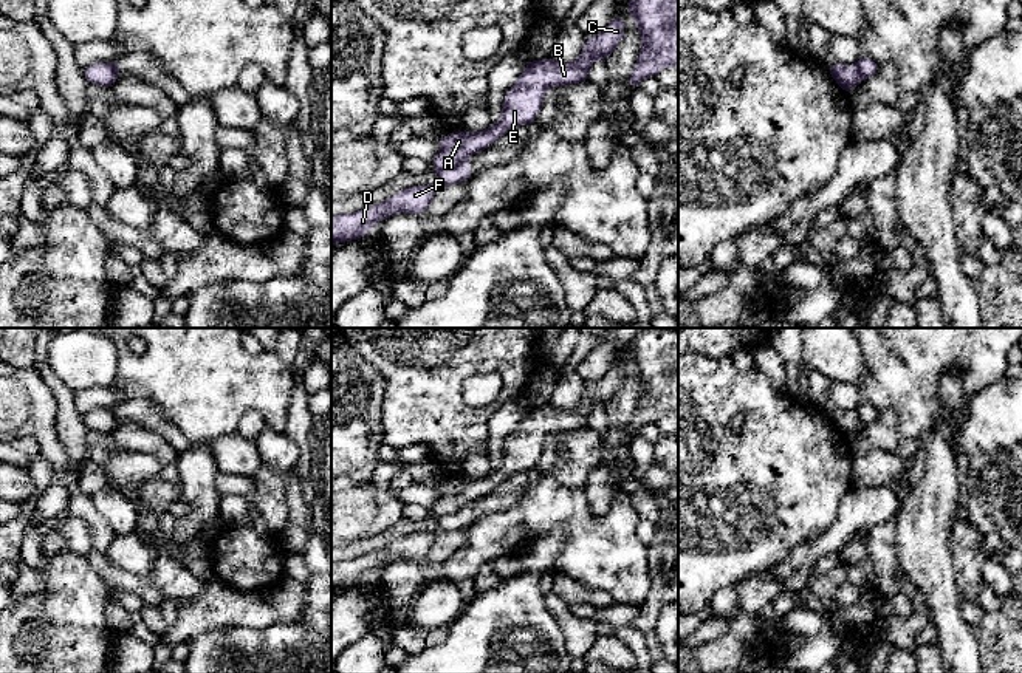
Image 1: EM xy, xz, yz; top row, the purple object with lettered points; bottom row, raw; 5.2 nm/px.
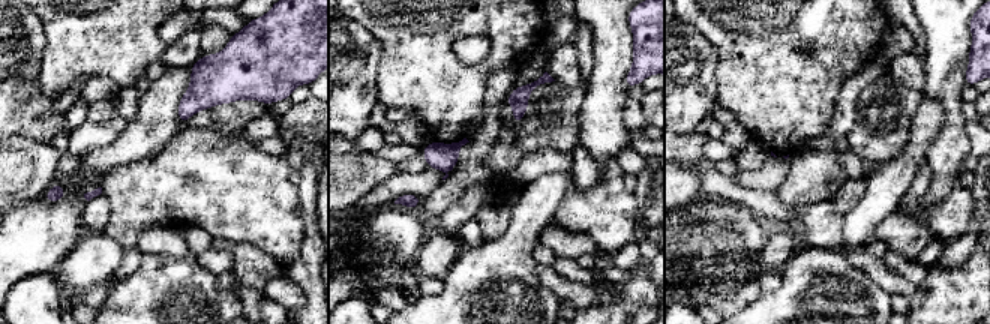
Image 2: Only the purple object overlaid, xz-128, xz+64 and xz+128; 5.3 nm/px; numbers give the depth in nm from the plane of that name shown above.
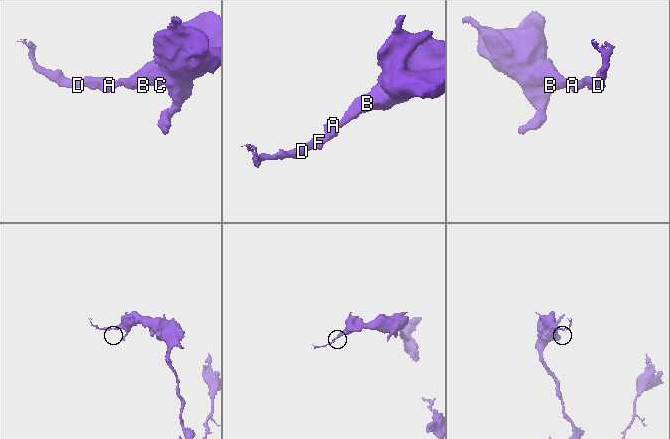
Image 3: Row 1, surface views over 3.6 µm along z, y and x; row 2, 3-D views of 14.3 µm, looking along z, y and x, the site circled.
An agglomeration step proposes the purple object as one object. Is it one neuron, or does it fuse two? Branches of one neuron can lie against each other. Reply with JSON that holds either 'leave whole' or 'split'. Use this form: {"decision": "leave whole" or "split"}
{"decision": "split"}

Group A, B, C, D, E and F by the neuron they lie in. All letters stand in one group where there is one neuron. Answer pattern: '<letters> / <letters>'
A B C E / D F

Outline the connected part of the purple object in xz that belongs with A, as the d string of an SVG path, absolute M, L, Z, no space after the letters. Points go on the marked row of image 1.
M618 15L601 34L585 39L574 62L562 63L551 57L528 60L520 77L505 94L502 119L478 133L458 130L449 136L437 138L440 152L432 161L432 169L437 172L449 169L471 155L486 150L514 127L536 121L548 88L587 82L592 63L598 59L605 62L624 34L626 26L622 17Z

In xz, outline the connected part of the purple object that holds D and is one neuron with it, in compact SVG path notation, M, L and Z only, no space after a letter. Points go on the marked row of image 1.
M463 159L449 169L440 170L434 184L409 186L379 204L353 214L331 217L331 244L359 240L376 223L393 214L426 214L430 200L440 187L461 183L472 175L474 170Z

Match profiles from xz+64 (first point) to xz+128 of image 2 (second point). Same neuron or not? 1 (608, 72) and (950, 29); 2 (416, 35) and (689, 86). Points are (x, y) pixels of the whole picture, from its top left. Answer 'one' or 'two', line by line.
1: one
2: two

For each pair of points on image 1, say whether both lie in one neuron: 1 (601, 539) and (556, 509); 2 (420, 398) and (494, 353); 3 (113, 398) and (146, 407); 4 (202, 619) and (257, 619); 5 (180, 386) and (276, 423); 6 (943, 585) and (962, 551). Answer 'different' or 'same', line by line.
1: same
2: same
3: different
4: same
5: same
6: different

